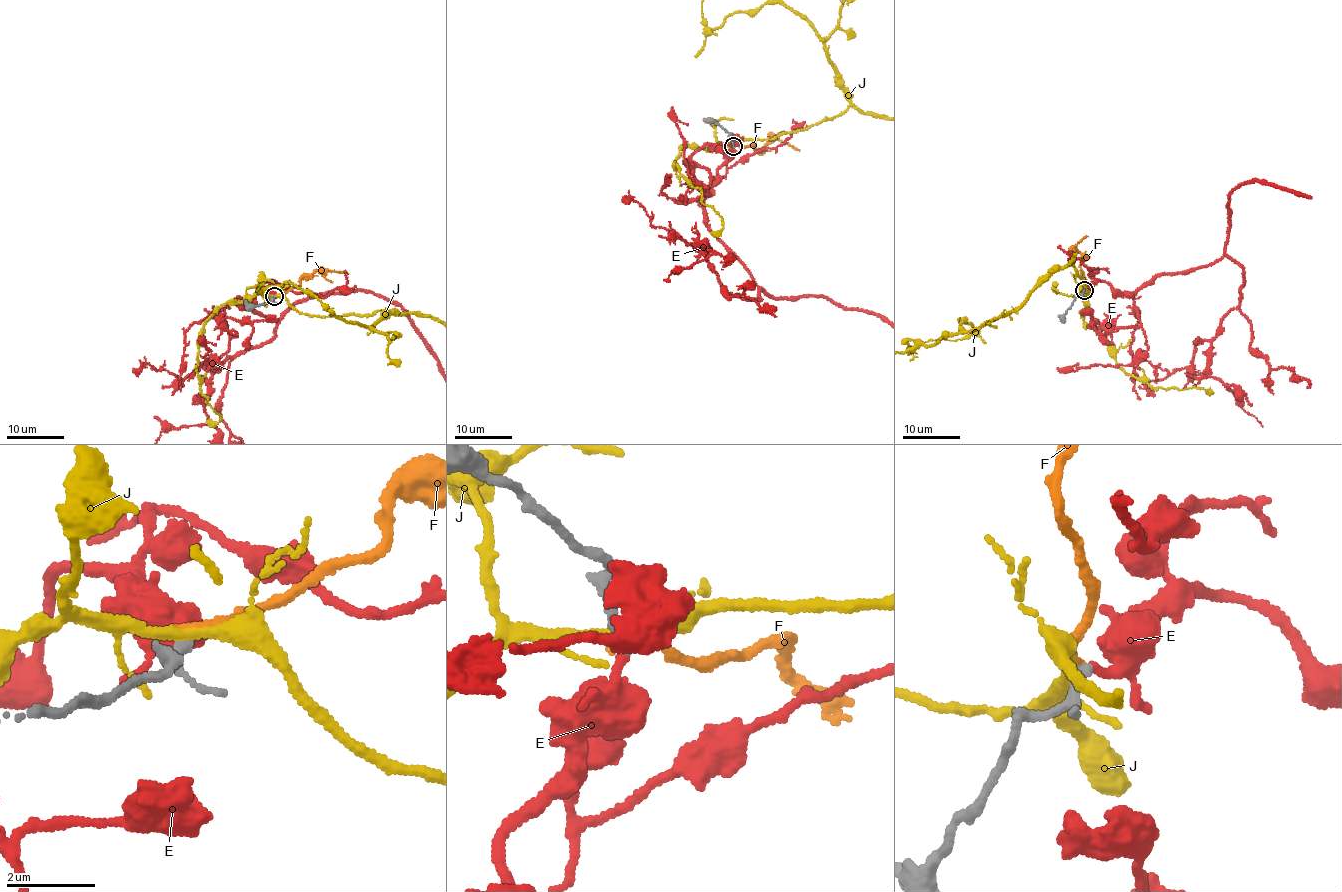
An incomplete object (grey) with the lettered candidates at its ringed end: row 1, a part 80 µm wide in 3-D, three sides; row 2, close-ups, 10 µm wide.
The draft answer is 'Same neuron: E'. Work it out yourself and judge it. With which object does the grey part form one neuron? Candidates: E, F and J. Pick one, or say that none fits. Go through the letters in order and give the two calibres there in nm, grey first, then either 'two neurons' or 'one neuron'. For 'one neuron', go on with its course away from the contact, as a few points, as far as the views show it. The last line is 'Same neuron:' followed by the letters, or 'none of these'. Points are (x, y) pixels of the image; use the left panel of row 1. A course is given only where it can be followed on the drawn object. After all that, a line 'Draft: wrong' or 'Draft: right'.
E: calibres 190 and 240 nm; one neuron
F: calibres 200 and 240 nm; two neurons
J: calibres 200 and 240 nm; two neurons
Same neuron: E
Draft: right

